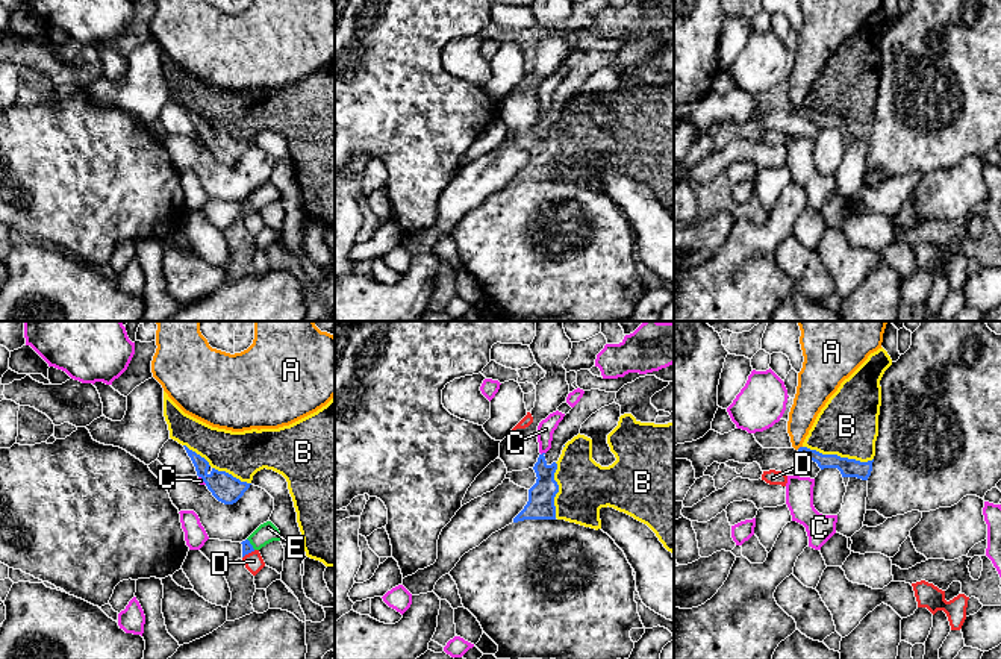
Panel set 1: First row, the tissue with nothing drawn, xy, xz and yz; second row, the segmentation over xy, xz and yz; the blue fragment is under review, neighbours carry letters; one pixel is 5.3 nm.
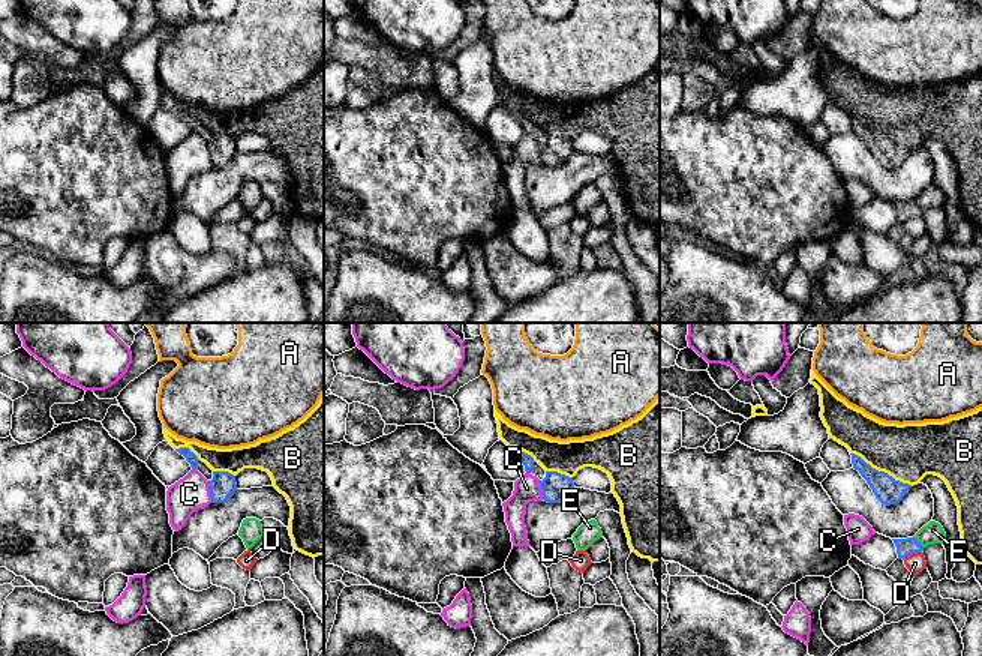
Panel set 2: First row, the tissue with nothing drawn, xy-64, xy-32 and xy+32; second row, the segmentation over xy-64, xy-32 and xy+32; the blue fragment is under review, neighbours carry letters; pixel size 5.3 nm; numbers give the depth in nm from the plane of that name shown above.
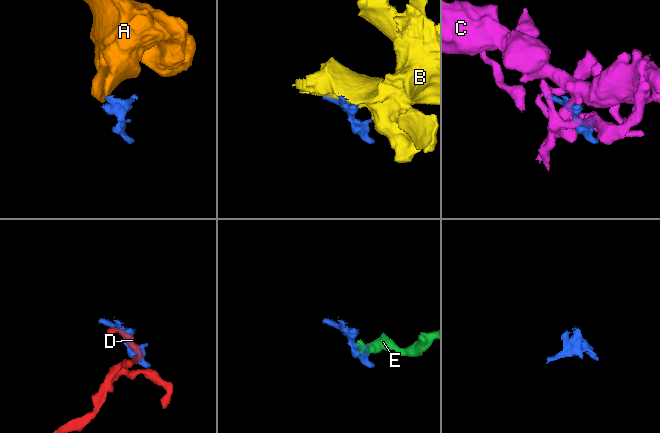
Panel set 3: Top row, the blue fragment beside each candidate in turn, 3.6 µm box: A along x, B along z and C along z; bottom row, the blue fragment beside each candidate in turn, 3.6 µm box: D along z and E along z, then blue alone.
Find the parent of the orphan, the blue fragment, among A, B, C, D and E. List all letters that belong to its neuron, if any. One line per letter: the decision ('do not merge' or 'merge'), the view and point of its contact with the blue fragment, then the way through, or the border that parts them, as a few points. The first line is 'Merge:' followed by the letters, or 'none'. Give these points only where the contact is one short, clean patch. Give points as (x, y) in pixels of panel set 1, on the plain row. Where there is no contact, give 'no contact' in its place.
Merge: B
A: do not merge | yz (800, 108) | along yz (801, 106), (797, 109)
B: merge | yz (836, 115)
C: do not merge | xz (542, 114)
D: do not merge | xy (249, 212) | along xy (255, 211), (243, 218)
E: do not merge | xy (250, 205) | along xy (247, 199), (255, 209)

